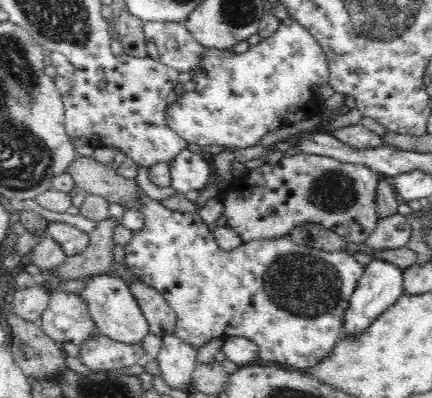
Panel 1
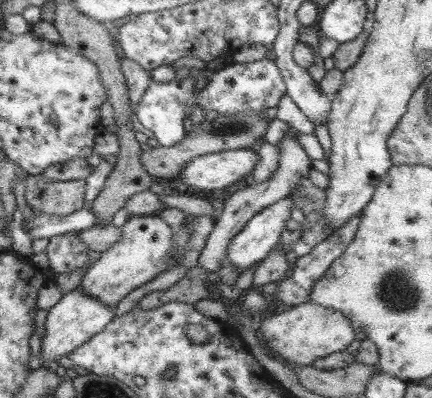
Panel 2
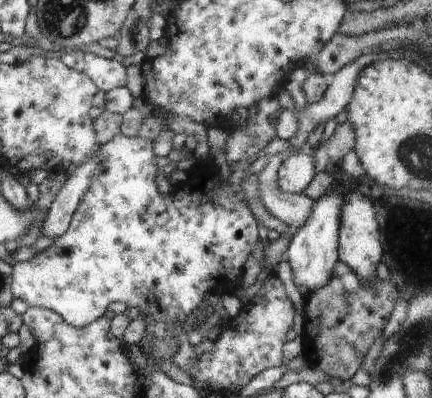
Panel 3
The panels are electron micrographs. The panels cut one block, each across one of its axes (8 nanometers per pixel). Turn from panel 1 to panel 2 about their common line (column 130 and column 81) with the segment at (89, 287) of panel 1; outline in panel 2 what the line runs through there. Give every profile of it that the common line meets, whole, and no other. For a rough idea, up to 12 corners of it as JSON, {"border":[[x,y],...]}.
{"border":[[71,290],[47,310],[43,362],[101,332],[115,306]]}

